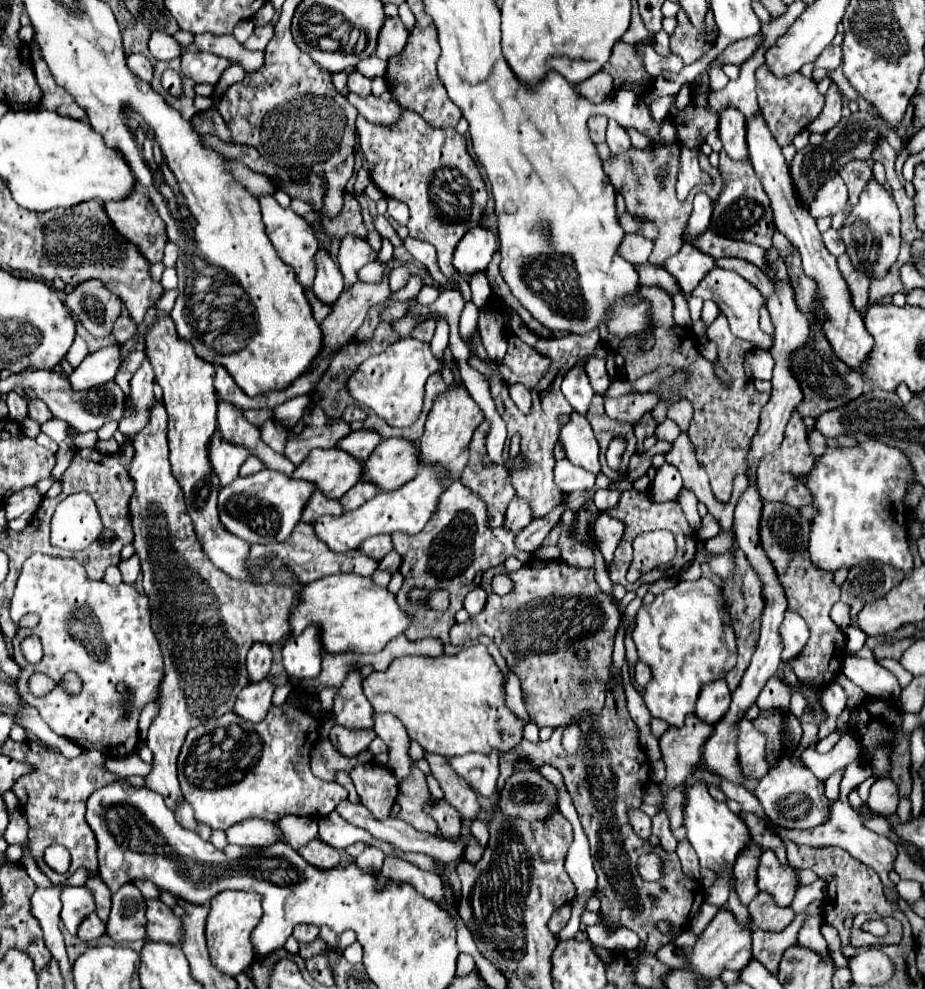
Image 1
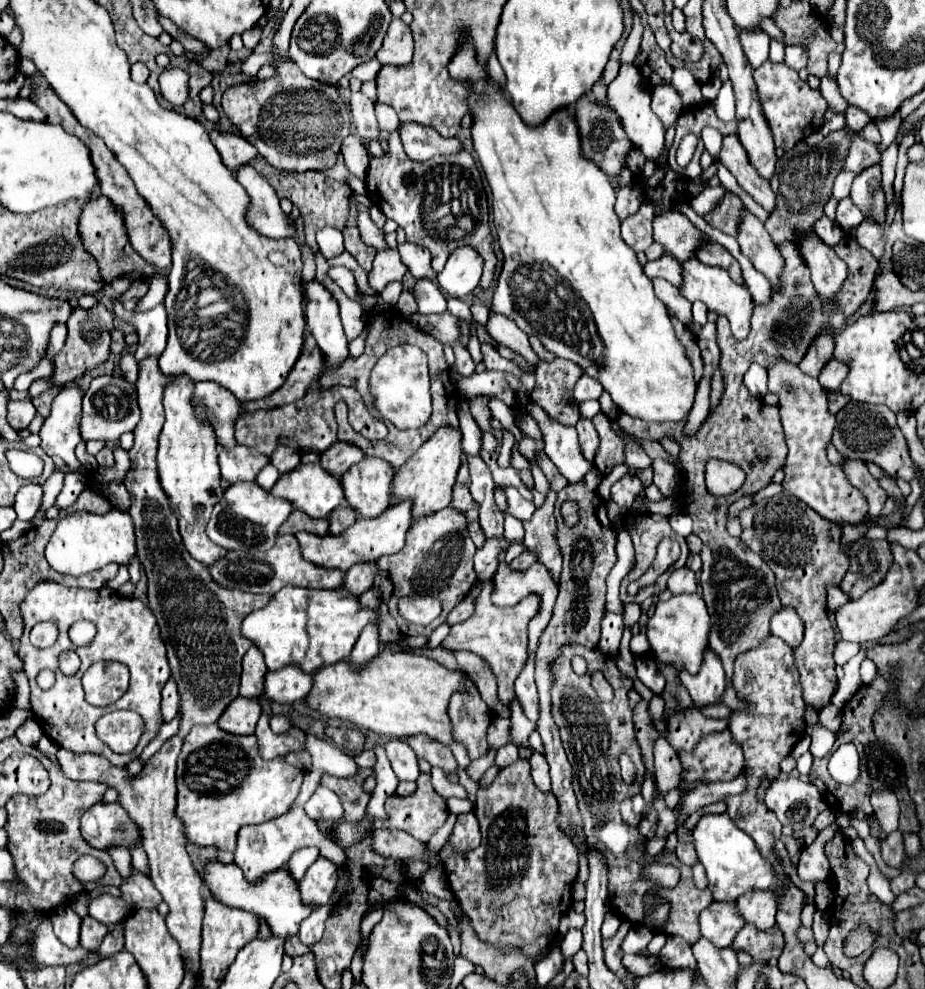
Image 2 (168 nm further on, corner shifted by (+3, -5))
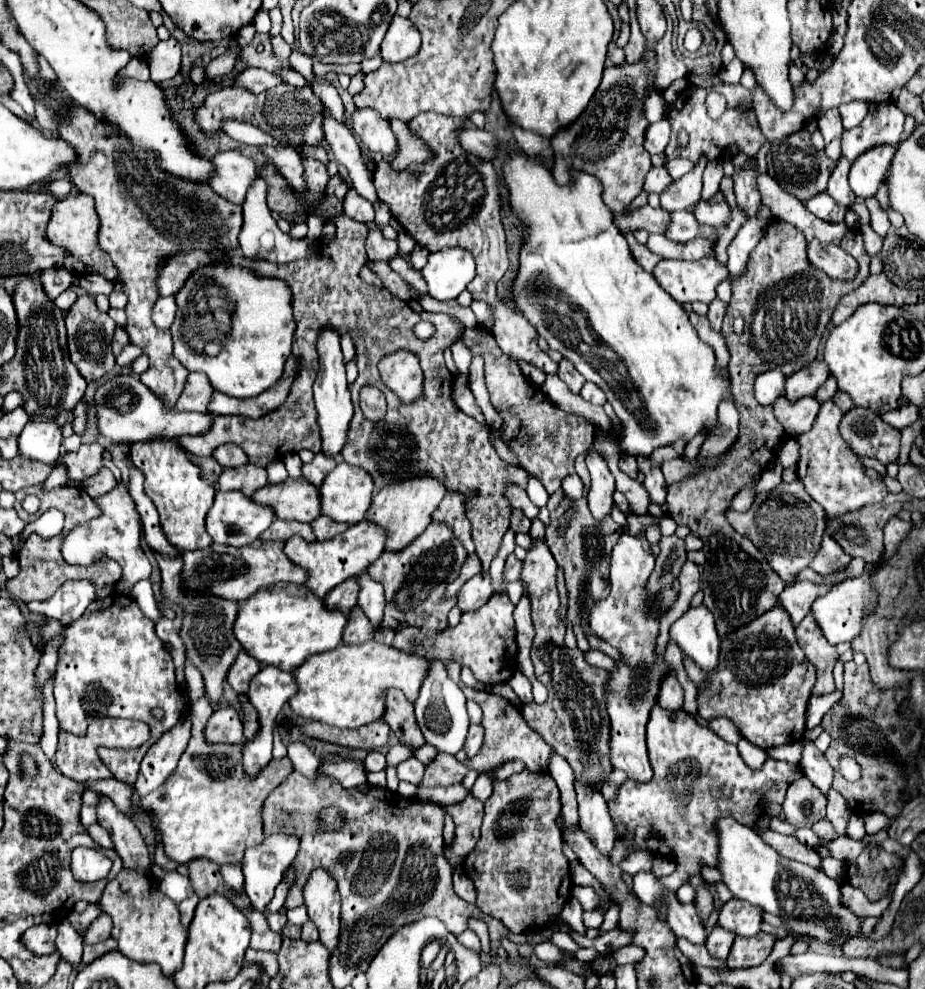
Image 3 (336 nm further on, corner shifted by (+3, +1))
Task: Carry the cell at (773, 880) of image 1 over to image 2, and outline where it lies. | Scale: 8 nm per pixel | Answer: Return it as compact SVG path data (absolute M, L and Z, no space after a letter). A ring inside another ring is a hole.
M746 892L746 896L738 898L738 912L746 922L756 924L758 930L776 924L776 900L770 892Z

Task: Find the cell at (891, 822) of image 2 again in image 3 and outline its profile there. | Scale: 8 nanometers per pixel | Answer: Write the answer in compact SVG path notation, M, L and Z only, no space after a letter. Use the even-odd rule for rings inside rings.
M872 812L872 814L864 816L864 828L866 828L866 834L872 836L872 834L880 832L888 822L890 822L888 816L884 816L882 812Z

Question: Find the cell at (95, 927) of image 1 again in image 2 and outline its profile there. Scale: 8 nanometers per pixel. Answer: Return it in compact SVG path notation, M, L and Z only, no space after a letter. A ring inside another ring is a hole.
M86 916L82 920L82 930L80 930L80 946L86 950L98 950L98 946L102 944L104 936L108 934L108 926Z

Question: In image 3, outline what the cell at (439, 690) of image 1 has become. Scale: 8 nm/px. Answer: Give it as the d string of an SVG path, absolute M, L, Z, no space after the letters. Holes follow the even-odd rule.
M370 640L360 646L338 646L338 650L330 650L326 654L314 654L314 658L306 658L306 662L294 670L294 680L298 684L298 690L294 698L290 698L290 708L300 718L326 722L336 728L360 728L368 722L374 722L382 718L384 714L384 692L388 688L400 688L410 702L418 698L418 690L428 674L428 662L422 656L404 654L400 650L394 650L392 646L380 644L376 640Z

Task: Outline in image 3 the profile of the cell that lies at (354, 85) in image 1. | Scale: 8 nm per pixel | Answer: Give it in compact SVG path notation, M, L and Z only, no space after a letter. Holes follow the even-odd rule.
M356 110L352 116L352 130L356 132L358 142L368 152L374 152L384 158L392 158L398 150L398 142L390 124L384 122L376 110Z

